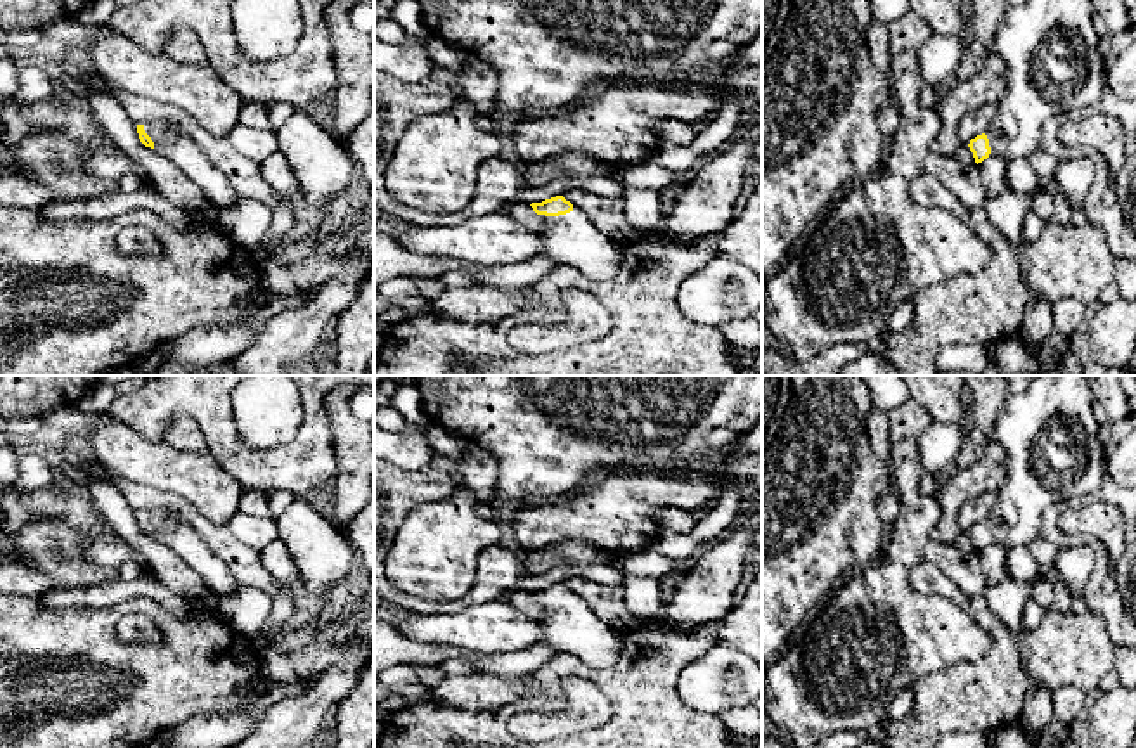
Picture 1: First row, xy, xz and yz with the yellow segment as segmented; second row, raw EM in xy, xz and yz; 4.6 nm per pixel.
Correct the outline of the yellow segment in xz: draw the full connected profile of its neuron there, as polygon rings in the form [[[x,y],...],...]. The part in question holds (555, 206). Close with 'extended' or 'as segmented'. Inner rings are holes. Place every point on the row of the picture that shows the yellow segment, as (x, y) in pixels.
[[[563,196],[530,206],[549,218],[547,227],[537,232],[542,241],[539,255],[556,265],[573,267],[596,282],[618,274],[622,244],[603,234],[582,210]]] | extended

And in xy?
[[[170,123],[137,125],[137,133],[145,147],[163,151],[215,206],[232,206],[239,196],[229,178],[216,170],[199,151],[194,140]]] | extended

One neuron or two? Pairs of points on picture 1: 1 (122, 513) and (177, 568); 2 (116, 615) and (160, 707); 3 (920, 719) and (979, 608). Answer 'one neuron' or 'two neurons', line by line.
1: one neuron
2: one neuron
3: one neuron

